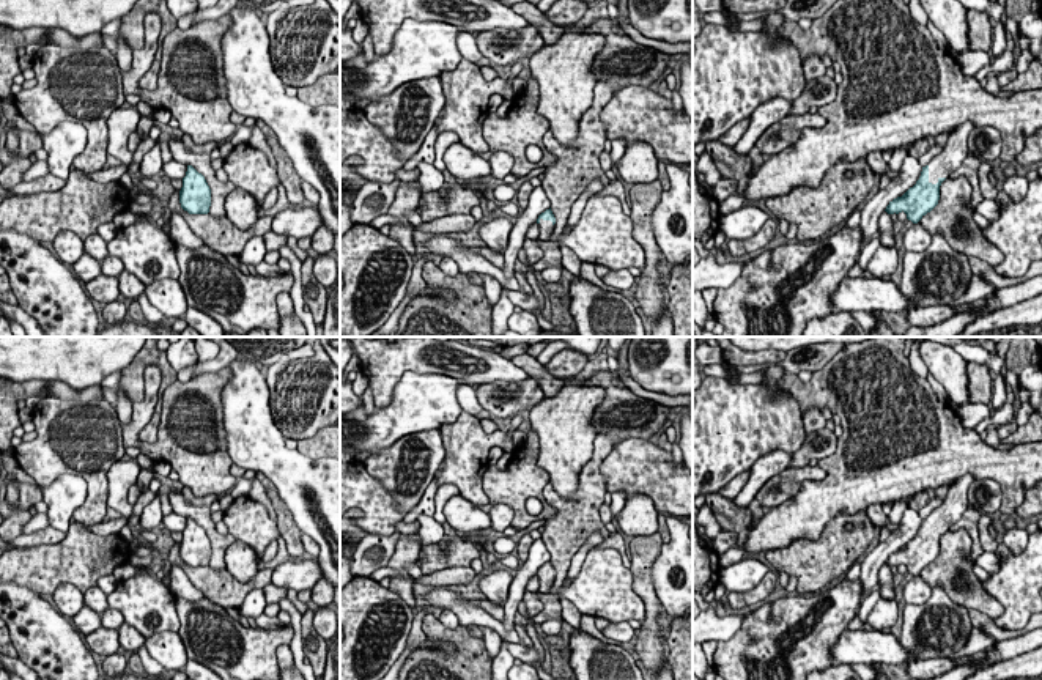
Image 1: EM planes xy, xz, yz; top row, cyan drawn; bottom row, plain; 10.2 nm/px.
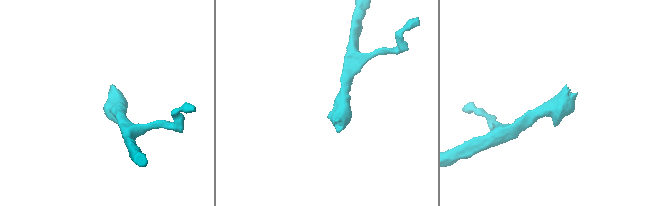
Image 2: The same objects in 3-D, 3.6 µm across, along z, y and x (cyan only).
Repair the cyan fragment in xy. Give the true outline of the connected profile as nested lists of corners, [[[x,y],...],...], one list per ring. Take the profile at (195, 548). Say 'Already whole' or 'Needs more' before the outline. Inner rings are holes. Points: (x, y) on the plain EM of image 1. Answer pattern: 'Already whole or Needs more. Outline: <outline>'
Already whole. Outline: [[[187,518],[183,540],[179,543],[179,556],[189,567],[208,567],[211,559],[211,541],[201,526]]]

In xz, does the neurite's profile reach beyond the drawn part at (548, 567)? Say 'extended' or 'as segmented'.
extended

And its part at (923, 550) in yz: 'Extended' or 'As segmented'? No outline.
Extended

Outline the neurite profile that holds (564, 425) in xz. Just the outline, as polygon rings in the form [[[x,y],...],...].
[[[567,378],[554,397],[543,397],[530,408],[530,430],[538,436],[537,464],[549,474],[554,491],[563,499],[575,496],[579,471],[593,455],[597,430],[592,417],[603,398],[603,387],[586,386],[582,381],[576,382],[573,378]]]

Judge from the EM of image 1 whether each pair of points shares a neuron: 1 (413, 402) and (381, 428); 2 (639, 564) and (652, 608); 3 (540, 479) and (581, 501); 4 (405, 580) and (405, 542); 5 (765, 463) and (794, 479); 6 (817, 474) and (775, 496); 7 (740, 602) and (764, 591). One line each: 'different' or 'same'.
1: same
2: same
3: different
4: same
5: different
6: same
7: same

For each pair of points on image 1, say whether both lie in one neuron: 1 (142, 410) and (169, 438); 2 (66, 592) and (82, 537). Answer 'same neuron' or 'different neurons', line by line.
1: same neuron
2: different neurons

